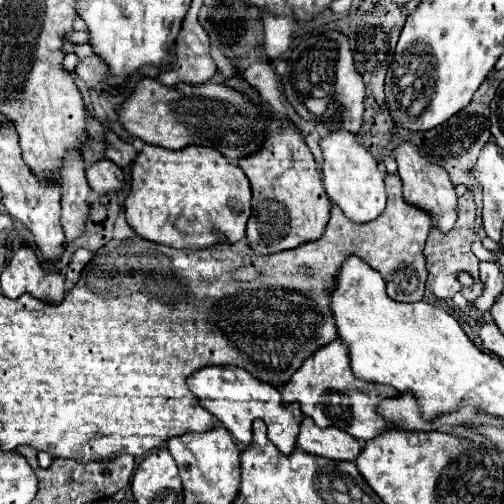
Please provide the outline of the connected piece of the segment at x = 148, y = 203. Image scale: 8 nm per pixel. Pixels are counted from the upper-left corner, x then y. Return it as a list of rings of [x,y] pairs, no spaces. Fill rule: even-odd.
[[[144,144],[132,162],[132,188],[124,202],[126,220],[138,236],[166,244],[172,248],[202,248],[216,244],[220,238],[238,242],[246,236],[246,222],[250,218],[250,184],[242,168],[224,158],[218,150],[208,146],[186,146],[182,150],[166,150]]]

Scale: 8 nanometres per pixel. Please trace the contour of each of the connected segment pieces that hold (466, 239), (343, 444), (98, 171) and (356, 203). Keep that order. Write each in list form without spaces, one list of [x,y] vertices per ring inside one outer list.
[[[468,190],[464,196],[458,198],[458,220],[456,226],[448,232],[448,234],[440,234],[440,230],[436,230],[436,226],[432,226],[428,240],[426,240],[426,248],[424,248],[424,256],[426,256],[426,264],[428,264],[428,280],[426,280],[426,288],[438,296],[438,298],[452,298],[456,292],[462,290],[462,286],[458,284],[456,276],[466,270],[474,276],[476,286],[472,290],[466,290],[466,300],[470,304],[474,304],[474,300],[484,292],[484,284],[478,278],[478,258],[472,254],[470,246],[476,238],[476,230],[474,230],[474,220],[476,220],[476,206],[472,200],[472,192]]]
[[[304,416],[298,434],[298,448],[332,460],[356,460],[362,444],[340,428],[318,428],[308,416]]]
[[[98,160],[88,166],[86,178],[92,190],[98,194],[108,194],[124,186],[124,172],[112,160]]]
[[[334,130],[328,136],[320,138],[320,150],[324,154],[324,188],[334,204],[356,224],[370,222],[382,214],[386,208],[386,190],[384,190],[384,172],[380,172],[376,158],[362,144],[360,134],[348,130]]]

